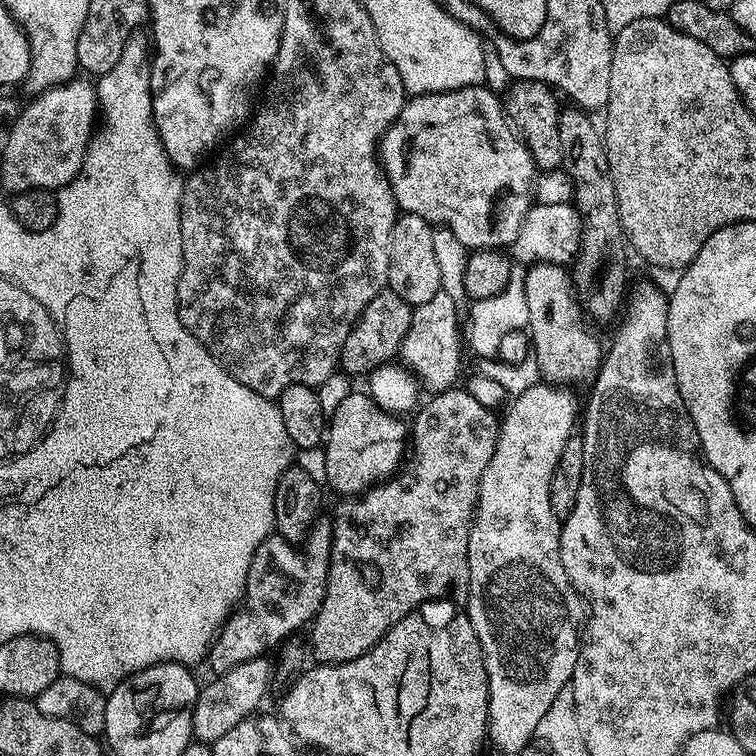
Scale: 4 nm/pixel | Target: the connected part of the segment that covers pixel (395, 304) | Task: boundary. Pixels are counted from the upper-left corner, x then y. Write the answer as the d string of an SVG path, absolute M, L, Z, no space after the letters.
M385 290L374 298L370 298L370 306L362 310L356 325L352 327L350 334L346 334L346 342L342 342L338 361L339 371L341 373L344 371L348 376L364 378L375 368L389 363L399 353L406 330L410 328L412 309L413 305L398 298L398 294L394 294L391 290Z

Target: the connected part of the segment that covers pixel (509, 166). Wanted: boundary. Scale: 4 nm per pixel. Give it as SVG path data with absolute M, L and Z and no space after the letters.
M488 86L460 88L457 92L428 92L424 96L411 97L405 103L404 109L400 111L400 119L395 124L391 124L380 137L378 159L382 165L384 177L388 179L388 185L392 187L397 209L401 213L418 214L433 226L449 228L454 234L454 238L458 238L458 242L462 242L462 246L466 246L470 250L481 248L507 249L516 241L521 228L524 227L524 219L528 217L530 197L534 192L534 181L538 175L538 169L532 160L530 150L520 139L516 129L509 124L508 117L504 114L501 97L499 95L496 97L488 89Z

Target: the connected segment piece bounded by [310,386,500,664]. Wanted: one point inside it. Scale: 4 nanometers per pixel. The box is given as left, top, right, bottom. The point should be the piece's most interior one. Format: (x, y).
(405, 541)

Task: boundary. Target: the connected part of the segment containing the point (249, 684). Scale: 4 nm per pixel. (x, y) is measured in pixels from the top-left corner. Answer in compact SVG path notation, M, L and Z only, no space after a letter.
M264 656L254 658L250 662L242 662L242 666L234 666L234 670L219 673L207 685L200 689L200 697L196 699L192 715L192 735L201 744L211 745L222 734L234 730L238 722L257 711L256 708L264 700L268 692L268 664Z

